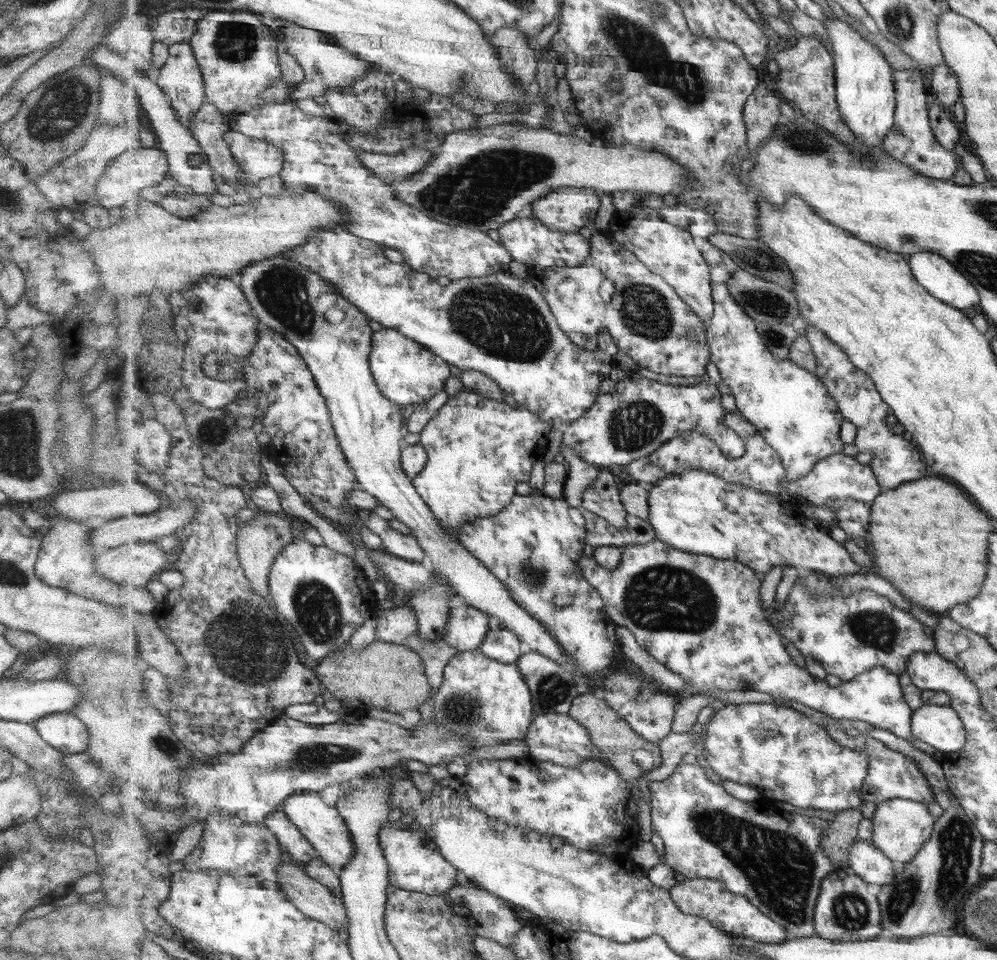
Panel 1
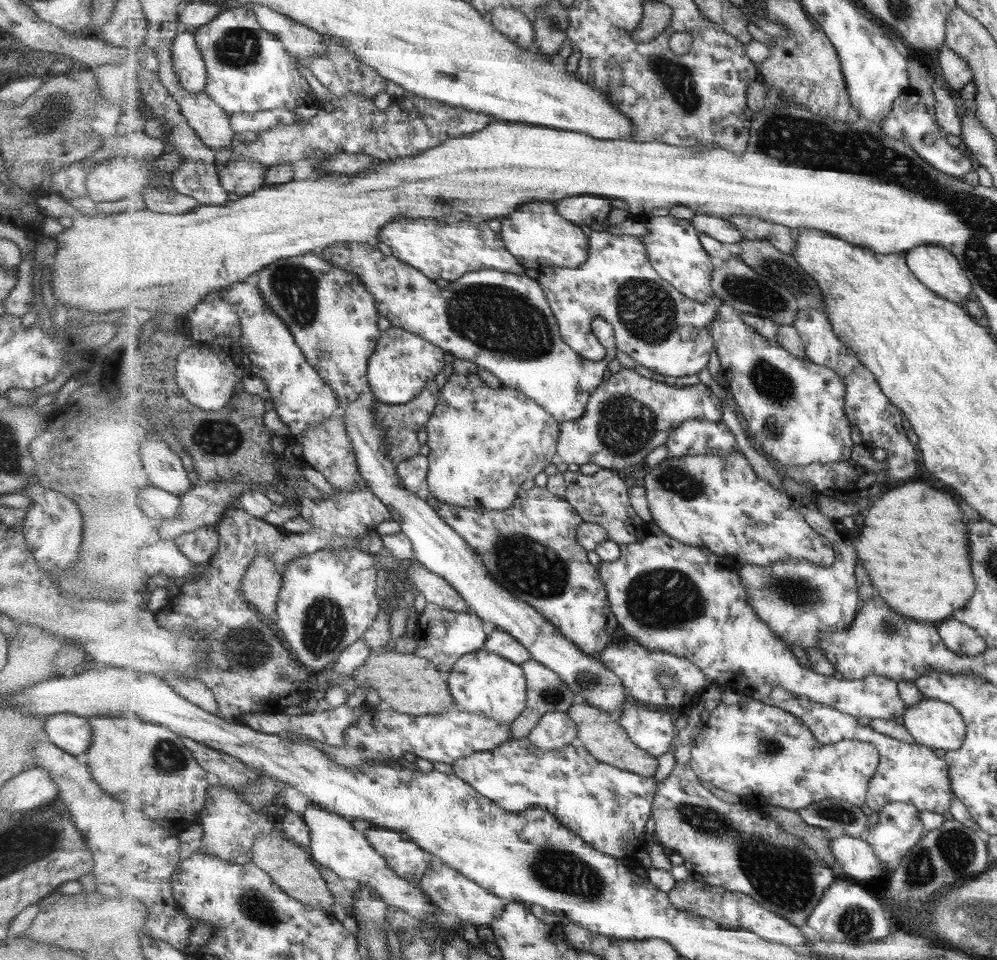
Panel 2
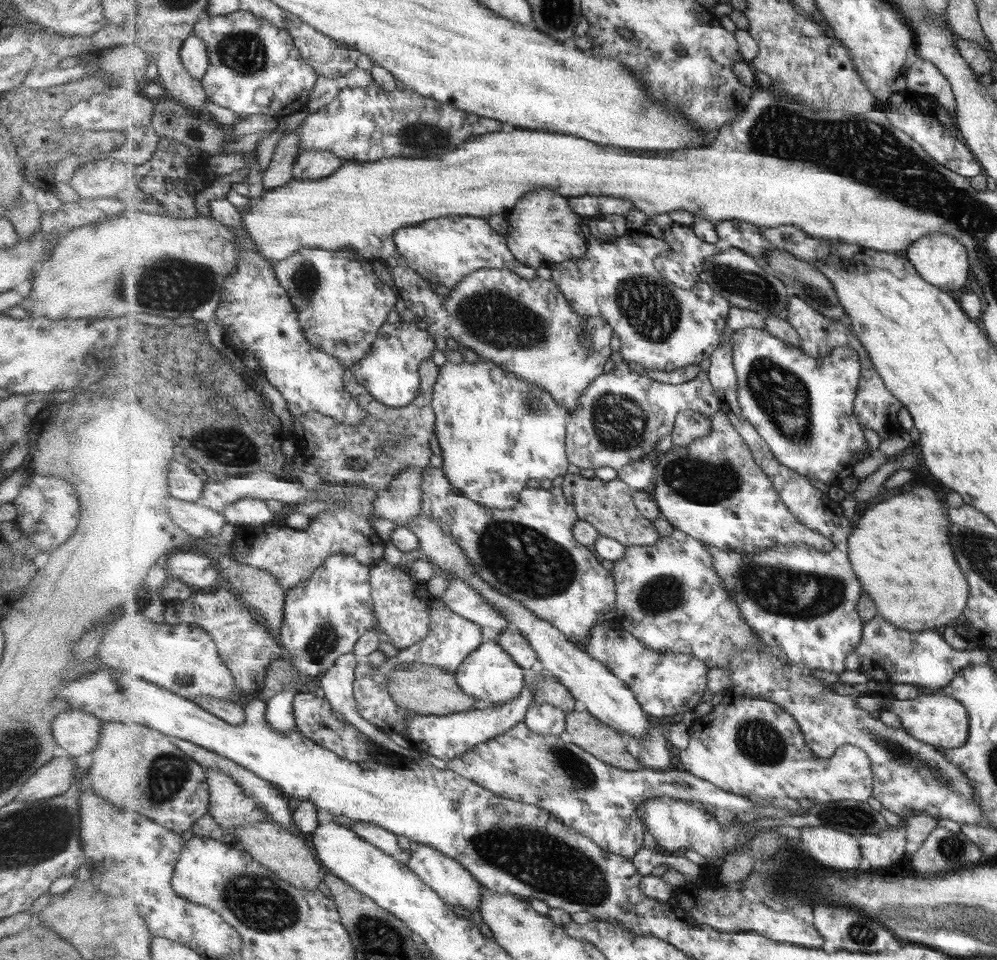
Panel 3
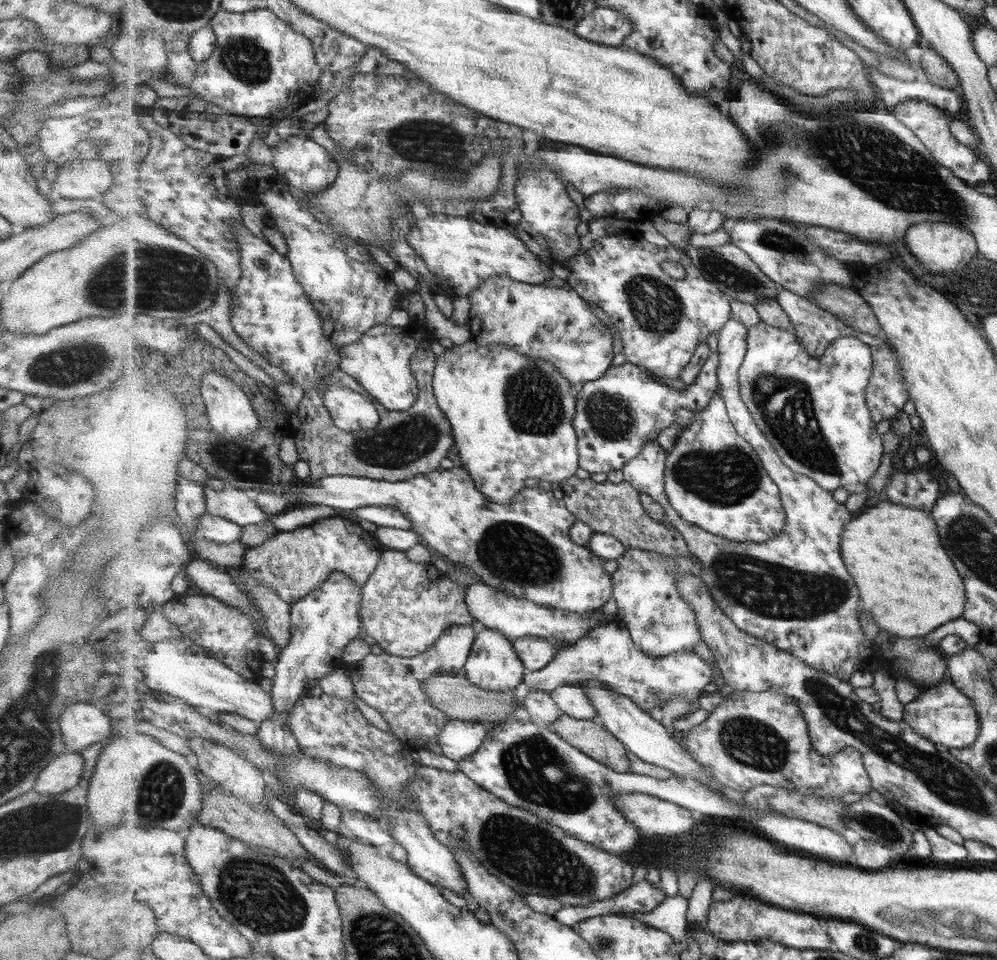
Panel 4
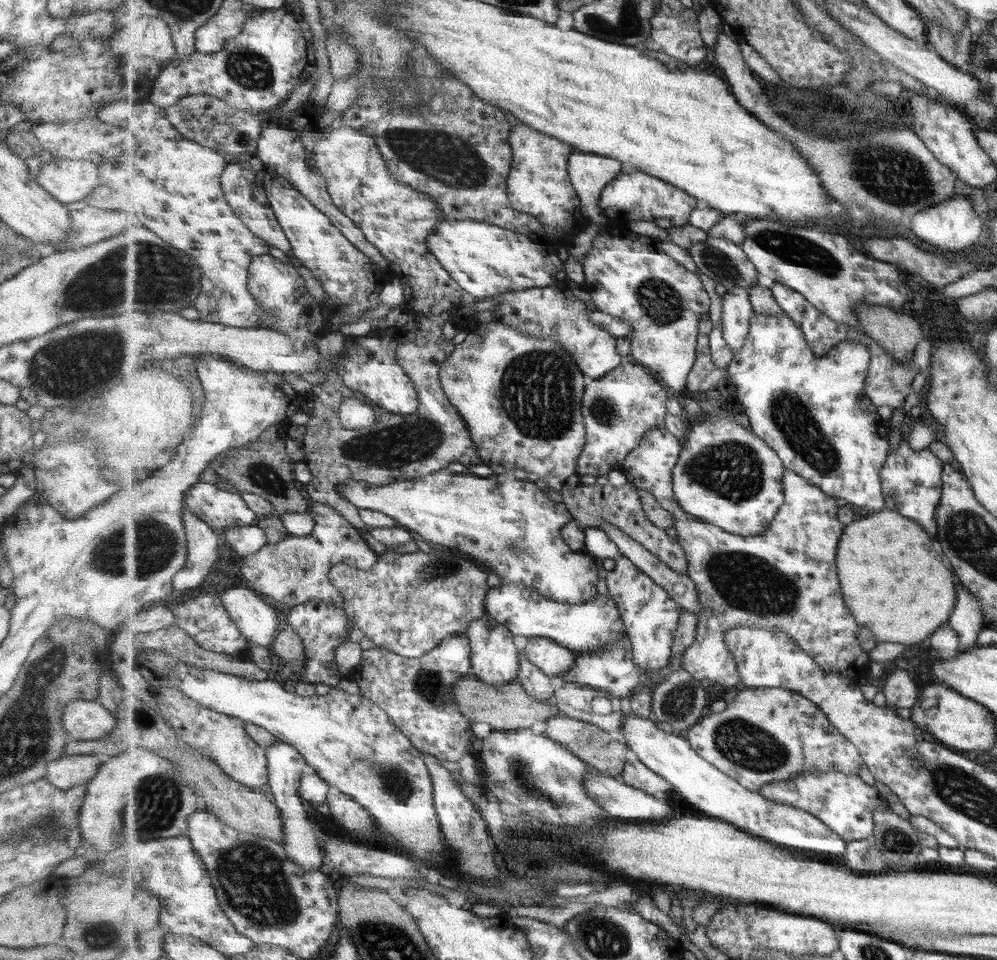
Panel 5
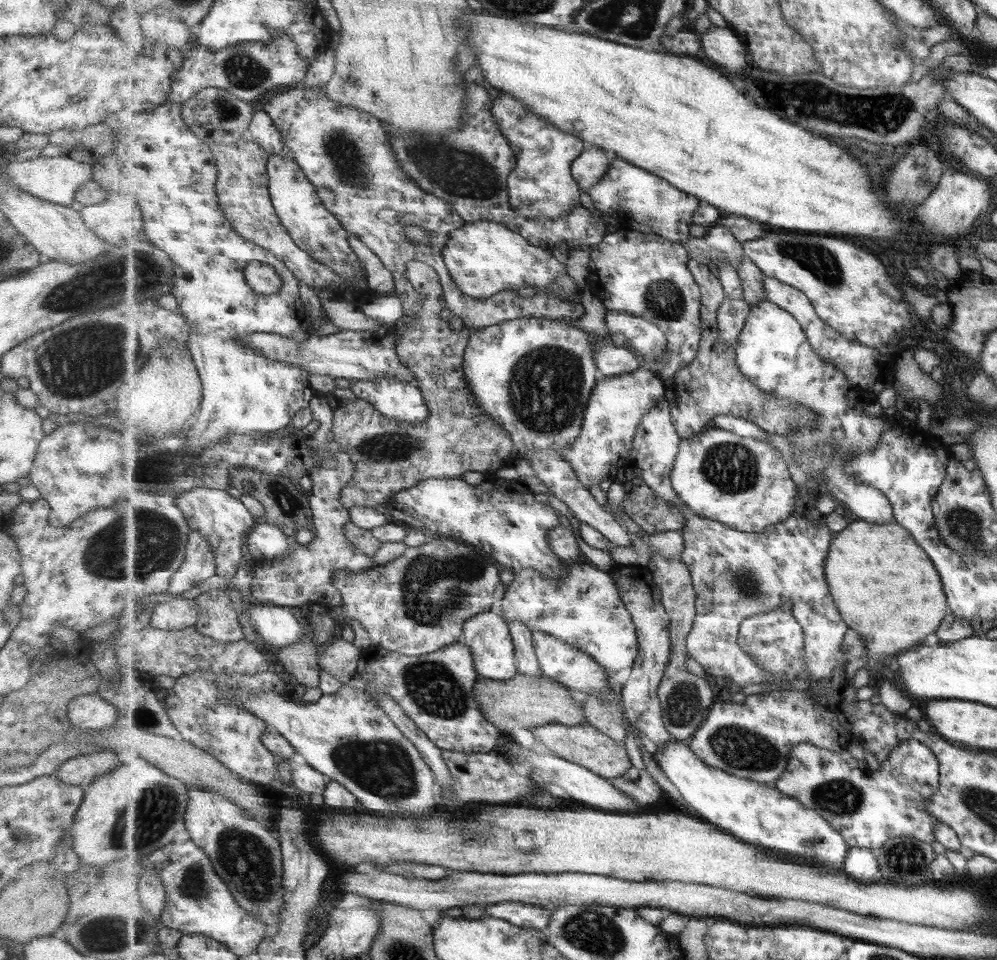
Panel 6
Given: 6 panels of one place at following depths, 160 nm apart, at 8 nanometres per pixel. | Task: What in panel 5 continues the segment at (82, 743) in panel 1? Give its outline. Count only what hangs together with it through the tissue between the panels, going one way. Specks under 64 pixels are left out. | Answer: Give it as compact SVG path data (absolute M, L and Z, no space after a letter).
M95 700L68 702L63 707L60 720L67 738L75 741L100 740L116 724L115 717Z

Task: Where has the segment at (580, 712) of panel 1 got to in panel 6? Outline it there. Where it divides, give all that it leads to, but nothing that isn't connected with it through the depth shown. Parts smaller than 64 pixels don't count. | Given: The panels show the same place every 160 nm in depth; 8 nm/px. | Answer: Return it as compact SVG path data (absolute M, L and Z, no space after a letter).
M547 724L530 730L534 738L542 743L551 752L561 756L564 760L573 761L583 765L603 778L615 780L627 775L630 770L631 760L627 756L625 746L617 740L610 738L606 733L600 732L591 724L579 724L579 726L567 726L565 724Z

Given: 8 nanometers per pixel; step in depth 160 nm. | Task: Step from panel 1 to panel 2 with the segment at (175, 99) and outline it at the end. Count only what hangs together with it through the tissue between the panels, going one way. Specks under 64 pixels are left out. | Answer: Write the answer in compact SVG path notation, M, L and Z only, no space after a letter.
M191 30L179 33L172 46L172 55L174 69L181 86L191 94L204 92L208 81L208 70L195 33Z

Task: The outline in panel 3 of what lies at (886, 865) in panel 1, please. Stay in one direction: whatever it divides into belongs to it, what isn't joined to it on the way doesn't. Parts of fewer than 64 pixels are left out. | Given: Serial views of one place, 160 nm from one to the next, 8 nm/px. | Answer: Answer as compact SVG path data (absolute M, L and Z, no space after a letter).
M806 826L799 831L801 848L821 866L845 872L862 872L866 867L857 836L831 827Z

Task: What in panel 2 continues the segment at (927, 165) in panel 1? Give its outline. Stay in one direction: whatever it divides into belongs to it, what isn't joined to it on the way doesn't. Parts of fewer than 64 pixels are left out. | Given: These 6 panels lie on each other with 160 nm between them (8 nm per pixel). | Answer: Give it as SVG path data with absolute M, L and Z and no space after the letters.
M905 91L900 95L894 104L894 110L881 124L883 132L908 144L915 152L919 153L921 158L937 170L955 178L963 179L967 173L977 167L977 164L961 145L951 146L947 142L942 128L937 124L936 114L921 112L917 108L919 102L921 102L921 98L917 94L907 94Z

